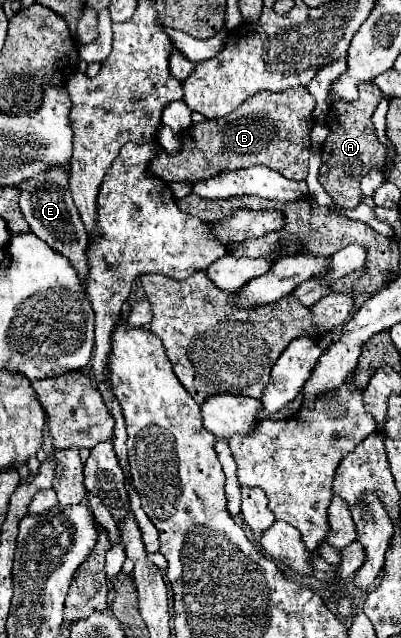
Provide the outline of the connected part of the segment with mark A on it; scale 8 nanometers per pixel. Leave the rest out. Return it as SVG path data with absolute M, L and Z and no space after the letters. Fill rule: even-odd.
M361 83L359 97L353 103L345 103L343 99L333 99L329 103L329 135L323 143L321 151L321 169L319 183L331 195L331 199L343 209L355 209L361 203L361 179L369 171L385 171L385 145L377 139L371 115L377 109L383 93L373 83Z

